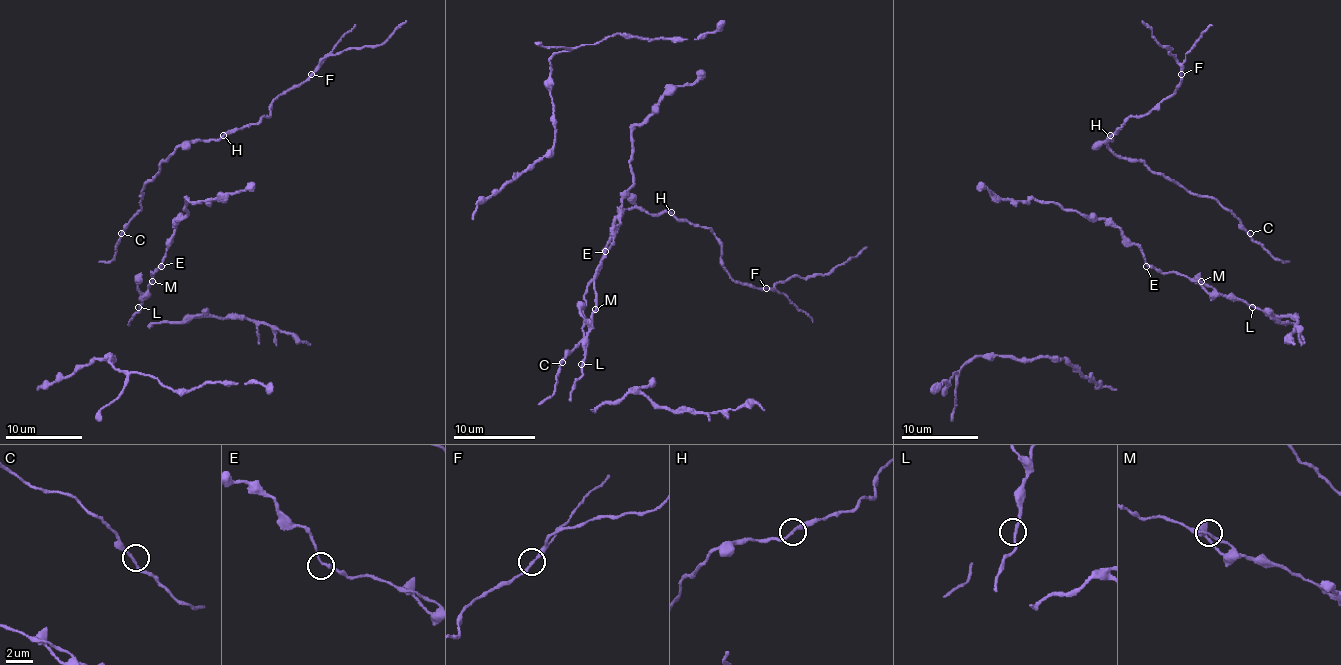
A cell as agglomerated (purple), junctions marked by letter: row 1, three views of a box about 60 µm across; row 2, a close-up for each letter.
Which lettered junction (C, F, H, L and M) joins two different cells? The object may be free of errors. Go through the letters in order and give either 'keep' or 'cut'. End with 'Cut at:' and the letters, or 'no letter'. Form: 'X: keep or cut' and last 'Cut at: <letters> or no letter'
C: keep
F: keep
H: keep
L: keep
M: keep
Cut at: no letter

